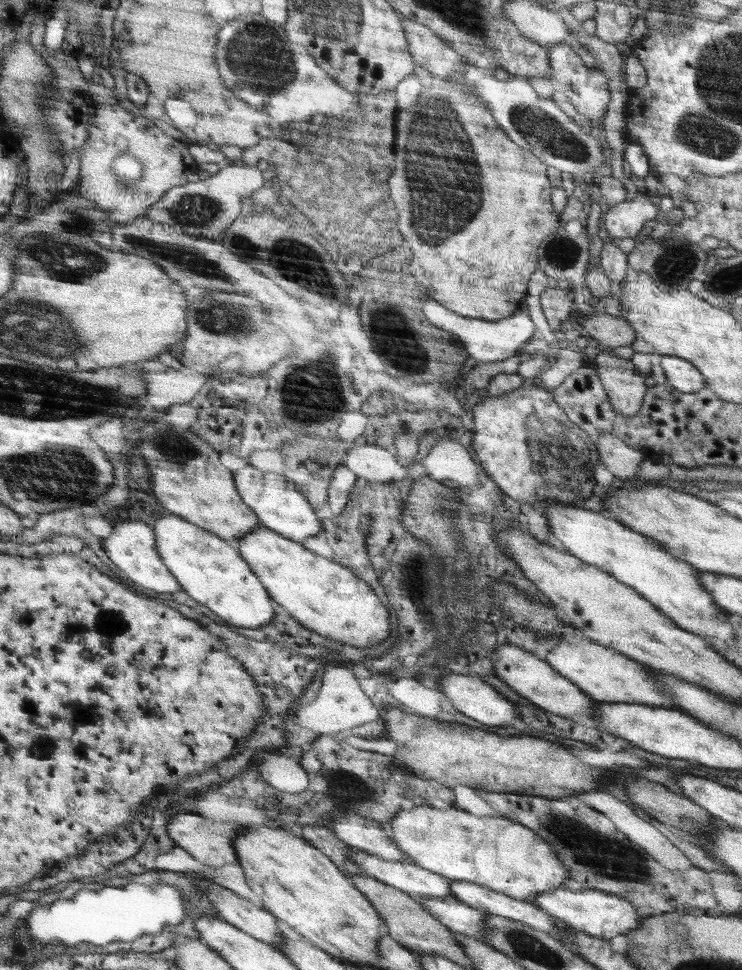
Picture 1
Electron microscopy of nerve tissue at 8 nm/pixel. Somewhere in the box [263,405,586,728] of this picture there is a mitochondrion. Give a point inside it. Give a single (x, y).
(414, 568)

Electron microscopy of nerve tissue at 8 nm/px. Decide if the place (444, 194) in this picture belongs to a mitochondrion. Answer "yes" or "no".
yes

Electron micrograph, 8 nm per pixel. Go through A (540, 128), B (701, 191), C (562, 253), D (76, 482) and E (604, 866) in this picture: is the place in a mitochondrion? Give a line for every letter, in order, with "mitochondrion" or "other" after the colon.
A: mitochondrion
B: other
C: mitochondrion
D: mitochondrion
E: mitochondrion

